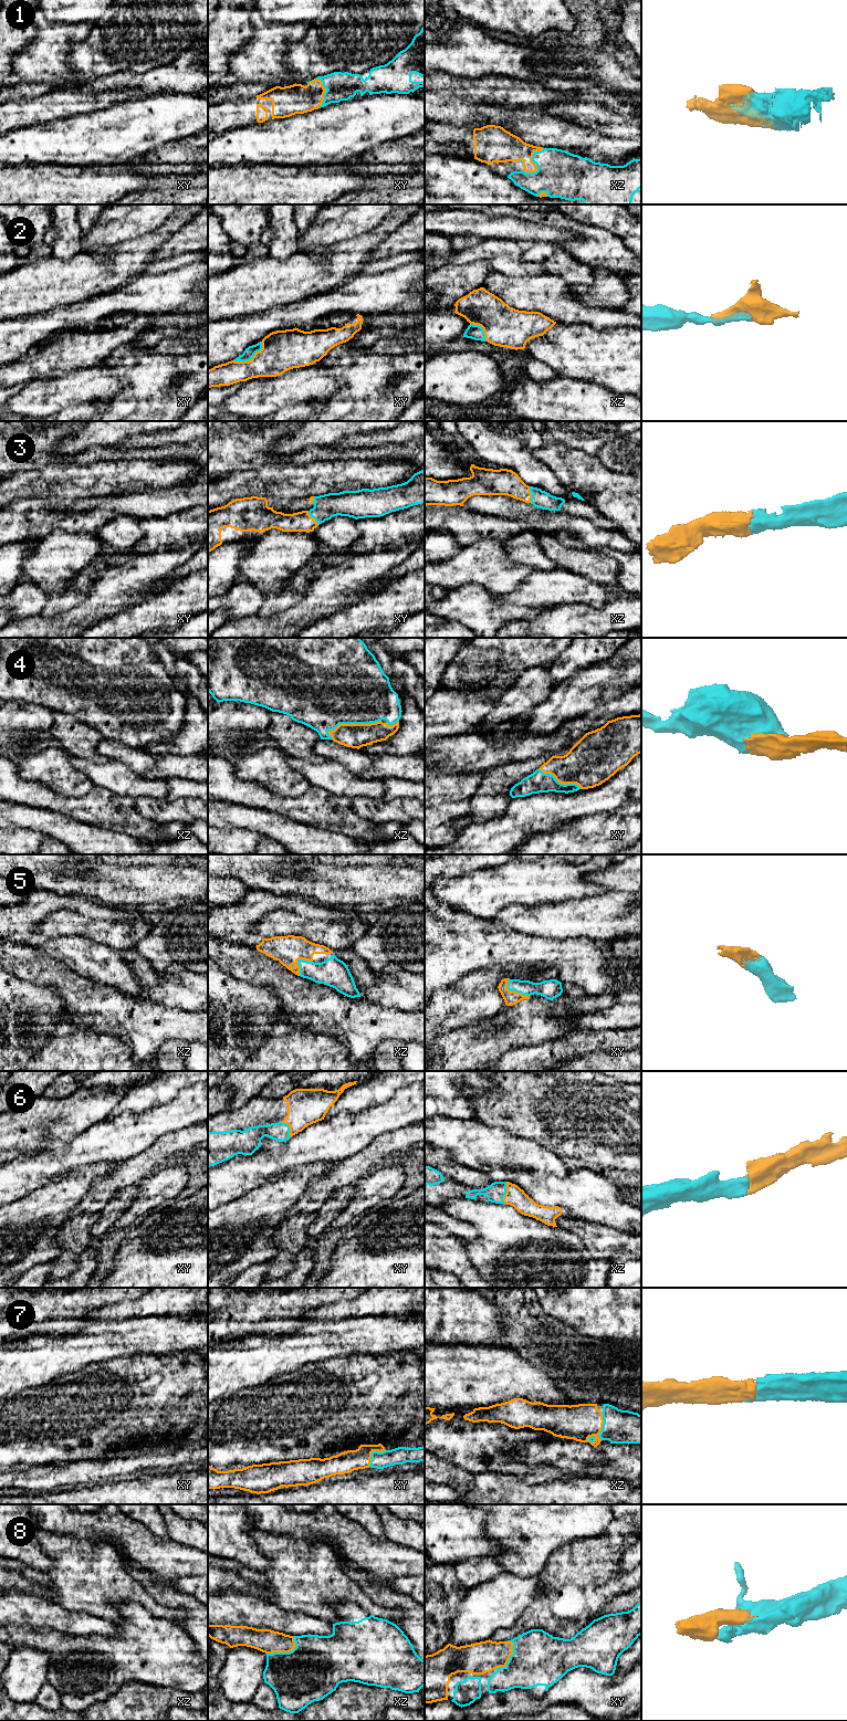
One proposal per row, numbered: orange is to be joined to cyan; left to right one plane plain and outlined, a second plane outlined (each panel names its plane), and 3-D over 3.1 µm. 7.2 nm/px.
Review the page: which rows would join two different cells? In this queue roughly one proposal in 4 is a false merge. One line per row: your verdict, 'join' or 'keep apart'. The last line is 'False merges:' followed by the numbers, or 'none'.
1: join
2: join
3: join
4: join
5: join
6: join
7: join
8: join
False merges: none

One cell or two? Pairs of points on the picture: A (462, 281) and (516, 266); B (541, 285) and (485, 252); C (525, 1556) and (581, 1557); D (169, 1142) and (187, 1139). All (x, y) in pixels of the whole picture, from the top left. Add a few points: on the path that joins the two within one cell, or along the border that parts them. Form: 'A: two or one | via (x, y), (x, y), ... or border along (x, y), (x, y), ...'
A: two | border along (466, 264), (472, 261), (487, 261), (492, 270)
B: two | border along (497, 271), (511, 275), (545, 274)
C: two | border along (571, 1542), (557, 1546), (547, 1557)
D: one | via (174, 1142), (183, 1142)

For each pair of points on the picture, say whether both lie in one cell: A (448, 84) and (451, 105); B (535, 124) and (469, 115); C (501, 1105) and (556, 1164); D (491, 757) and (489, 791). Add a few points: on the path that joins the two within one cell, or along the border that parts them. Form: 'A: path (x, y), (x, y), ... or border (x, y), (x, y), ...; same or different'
A: border (436, 90), (450, 96), (468, 97), (476, 103); different
B: path (519, 121), (501, 115), (485, 115); same
C: border (510, 1132), (532, 1139), (556, 1155); different
D: border (515, 761), (490, 766), (483, 772); different

